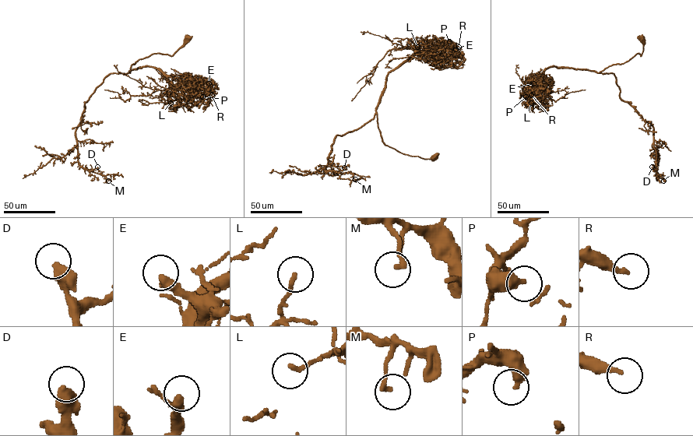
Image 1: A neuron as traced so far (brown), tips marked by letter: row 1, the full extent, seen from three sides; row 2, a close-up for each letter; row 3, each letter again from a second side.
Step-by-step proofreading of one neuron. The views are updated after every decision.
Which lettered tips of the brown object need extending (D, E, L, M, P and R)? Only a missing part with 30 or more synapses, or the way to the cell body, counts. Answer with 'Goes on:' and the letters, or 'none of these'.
Goes on: E, R

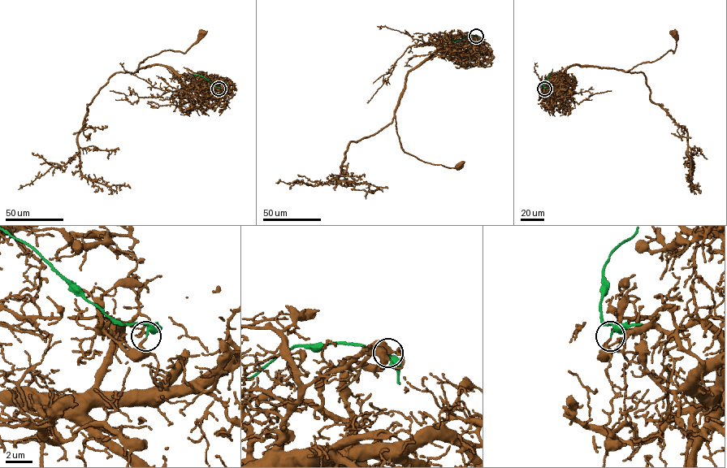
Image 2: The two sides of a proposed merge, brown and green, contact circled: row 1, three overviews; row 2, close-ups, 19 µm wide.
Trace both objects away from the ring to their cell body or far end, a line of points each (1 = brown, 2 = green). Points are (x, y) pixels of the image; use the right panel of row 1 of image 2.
1: (544, 88), (556, 92), (560, 76), (571, 66), (627, 71), (655, 61), (673, 53), (674, 33)
2: (544, 88), (543, 82), (549, 74)

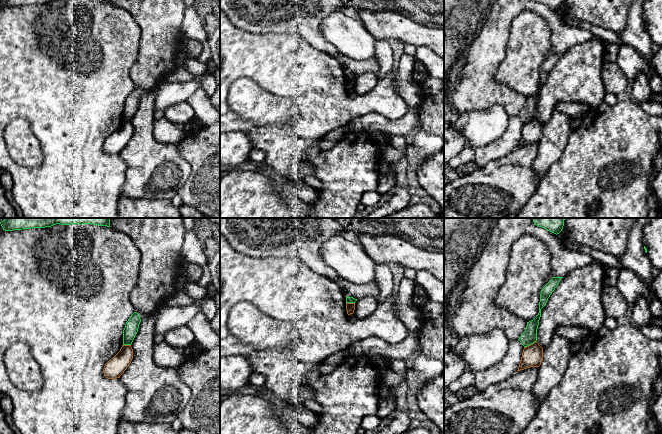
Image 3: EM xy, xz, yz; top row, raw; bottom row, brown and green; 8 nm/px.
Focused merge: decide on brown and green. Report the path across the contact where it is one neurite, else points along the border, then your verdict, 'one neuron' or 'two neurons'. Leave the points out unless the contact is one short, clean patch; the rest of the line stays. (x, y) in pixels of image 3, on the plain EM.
along yz (536, 116), (524, 123) | two neurons

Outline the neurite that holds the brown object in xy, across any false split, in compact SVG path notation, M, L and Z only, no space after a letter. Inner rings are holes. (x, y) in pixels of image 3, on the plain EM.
M122 121L120 127L104 142L103 149L108 155L120 154L133 135L131 121Z

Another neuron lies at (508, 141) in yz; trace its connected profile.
M510 116L504 133L486 146L476 148L474 162L477 168L483 168L492 160L499 159L517 148L524 122L519 116Z

